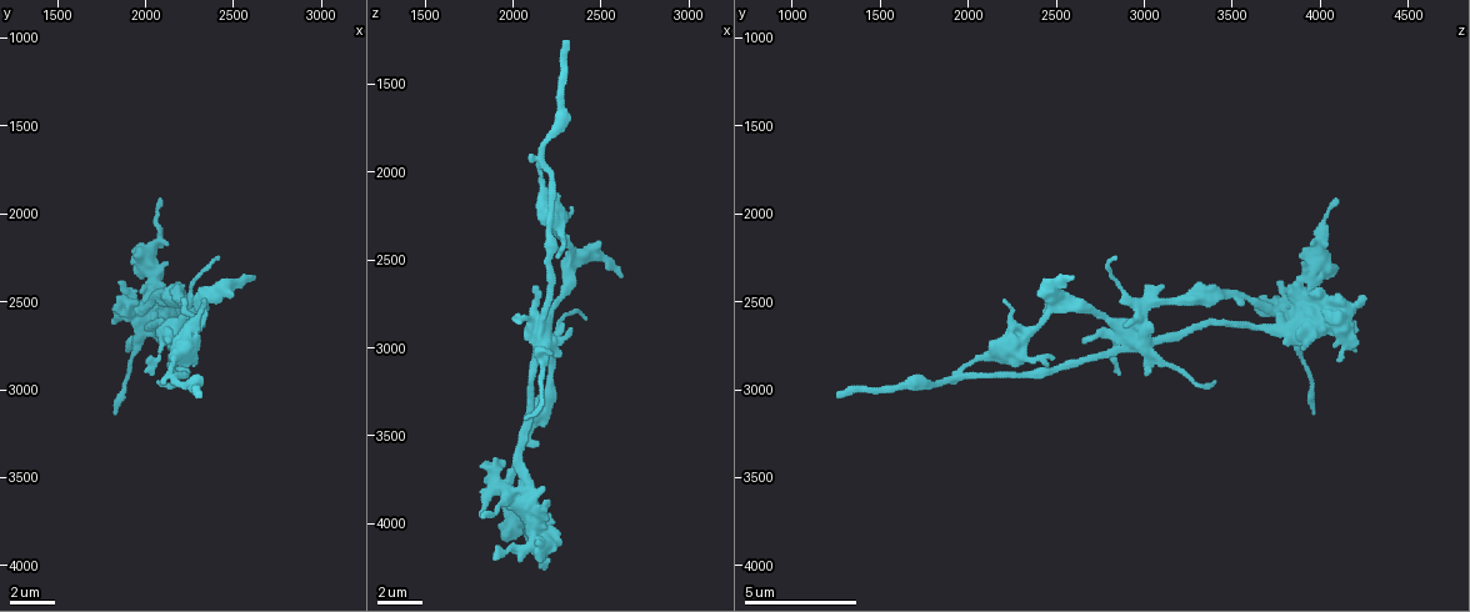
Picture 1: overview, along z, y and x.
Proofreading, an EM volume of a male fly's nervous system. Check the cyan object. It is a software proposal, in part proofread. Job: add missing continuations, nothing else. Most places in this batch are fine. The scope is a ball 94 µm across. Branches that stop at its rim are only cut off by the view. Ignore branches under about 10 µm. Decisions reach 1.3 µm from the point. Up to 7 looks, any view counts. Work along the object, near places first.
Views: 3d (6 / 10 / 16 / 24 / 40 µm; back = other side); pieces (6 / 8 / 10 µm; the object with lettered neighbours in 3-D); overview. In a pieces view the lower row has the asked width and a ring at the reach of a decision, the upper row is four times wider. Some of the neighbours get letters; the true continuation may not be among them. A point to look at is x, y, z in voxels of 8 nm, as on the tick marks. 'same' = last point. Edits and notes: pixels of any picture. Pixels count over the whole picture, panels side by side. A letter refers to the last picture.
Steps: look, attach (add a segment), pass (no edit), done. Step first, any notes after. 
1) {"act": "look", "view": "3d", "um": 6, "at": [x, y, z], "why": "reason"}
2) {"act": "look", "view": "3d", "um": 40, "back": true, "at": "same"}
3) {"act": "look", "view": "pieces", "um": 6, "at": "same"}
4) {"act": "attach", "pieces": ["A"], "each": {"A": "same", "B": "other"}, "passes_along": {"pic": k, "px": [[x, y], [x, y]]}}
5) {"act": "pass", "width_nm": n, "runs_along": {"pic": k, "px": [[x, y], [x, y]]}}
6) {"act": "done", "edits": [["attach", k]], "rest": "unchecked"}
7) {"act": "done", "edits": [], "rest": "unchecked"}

{"act": "look", "view": "pieces", "um": 8, "at": [2100, 1940, 4080], "why": "thin end"}

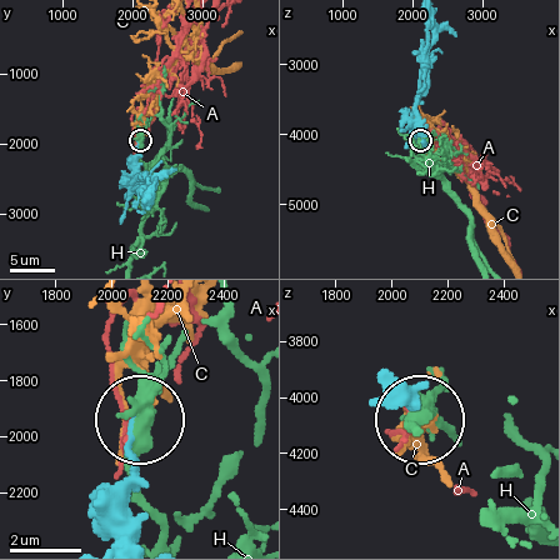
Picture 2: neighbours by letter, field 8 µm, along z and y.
{"act": "pass", "each": {"A": "other", "C": "other", "H": "other"}, "found": "none of them fits"}

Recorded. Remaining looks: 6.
{"act": "look", "view": "pieces", "um": 8, "at": [1920, 2780, 4180], "why": "free end"}

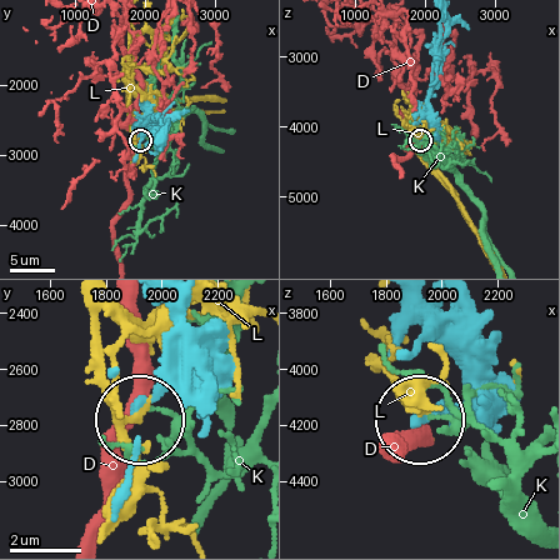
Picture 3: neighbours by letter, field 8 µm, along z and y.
{"act": "pass", "each": {"D": "other", "K": "other", "L": "other"}, "found": "no lettered segment goes on from it"}

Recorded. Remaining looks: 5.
{"act": "look", "view": "3d", "um": 10, "at": [2600, 2360, 2560], "why": "an open end"}

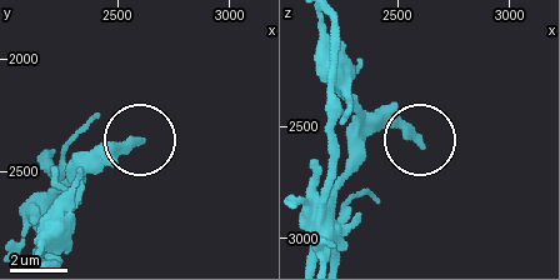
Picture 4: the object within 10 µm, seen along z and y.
{"act": "look", "view": "pieces", "um": 8, "at": [2600, 2370, 2580], "why": "see the neighbours"}

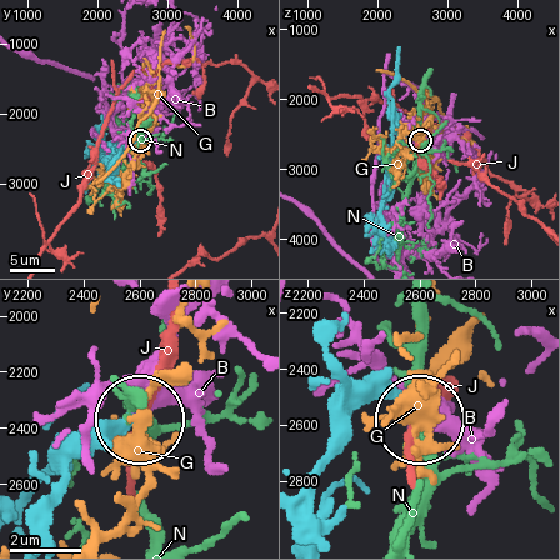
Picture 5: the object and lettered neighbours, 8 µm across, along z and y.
{"act": "pass", "each": {"B": "other", "G": "other", "J": "other", "N": "other"}, "found": "no lettered segment goes on from it"}

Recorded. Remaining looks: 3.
{"act": "done", "edits": [], "rest": "unchecked"}

